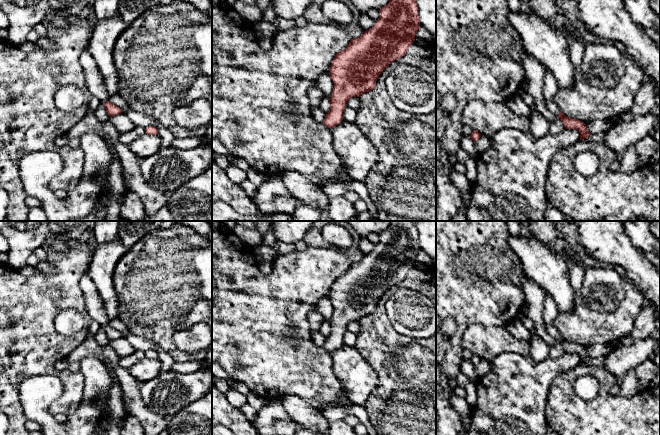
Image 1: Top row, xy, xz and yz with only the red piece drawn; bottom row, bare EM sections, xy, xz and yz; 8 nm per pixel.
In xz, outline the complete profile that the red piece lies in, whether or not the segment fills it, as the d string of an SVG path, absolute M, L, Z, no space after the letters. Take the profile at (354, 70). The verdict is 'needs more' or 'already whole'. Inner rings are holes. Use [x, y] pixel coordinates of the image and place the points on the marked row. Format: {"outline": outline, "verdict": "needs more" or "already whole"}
{"outline": "M390 0L379 10L379 19L372 28L360 37L351 39L344 50L336 53L329 68L329 78L333 81L334 88L330 98L330 110L323 120L326 127L332 129L342 122L342 114L350 98L360 97L376 88L379 75L390 63L406 54L420 27L416 0Z", "verdict": "already whole"}

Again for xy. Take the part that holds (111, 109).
{"outline": "M87 47L80 56L80 63L84 69L87 89L92 96L99 99L109 116L121 114L121 109L109 101L109 94L104 86L102 75Z", "verdict": "needs more"}

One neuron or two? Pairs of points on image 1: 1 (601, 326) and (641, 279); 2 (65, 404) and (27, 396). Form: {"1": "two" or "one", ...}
{"1": "two", "2": "two"}

